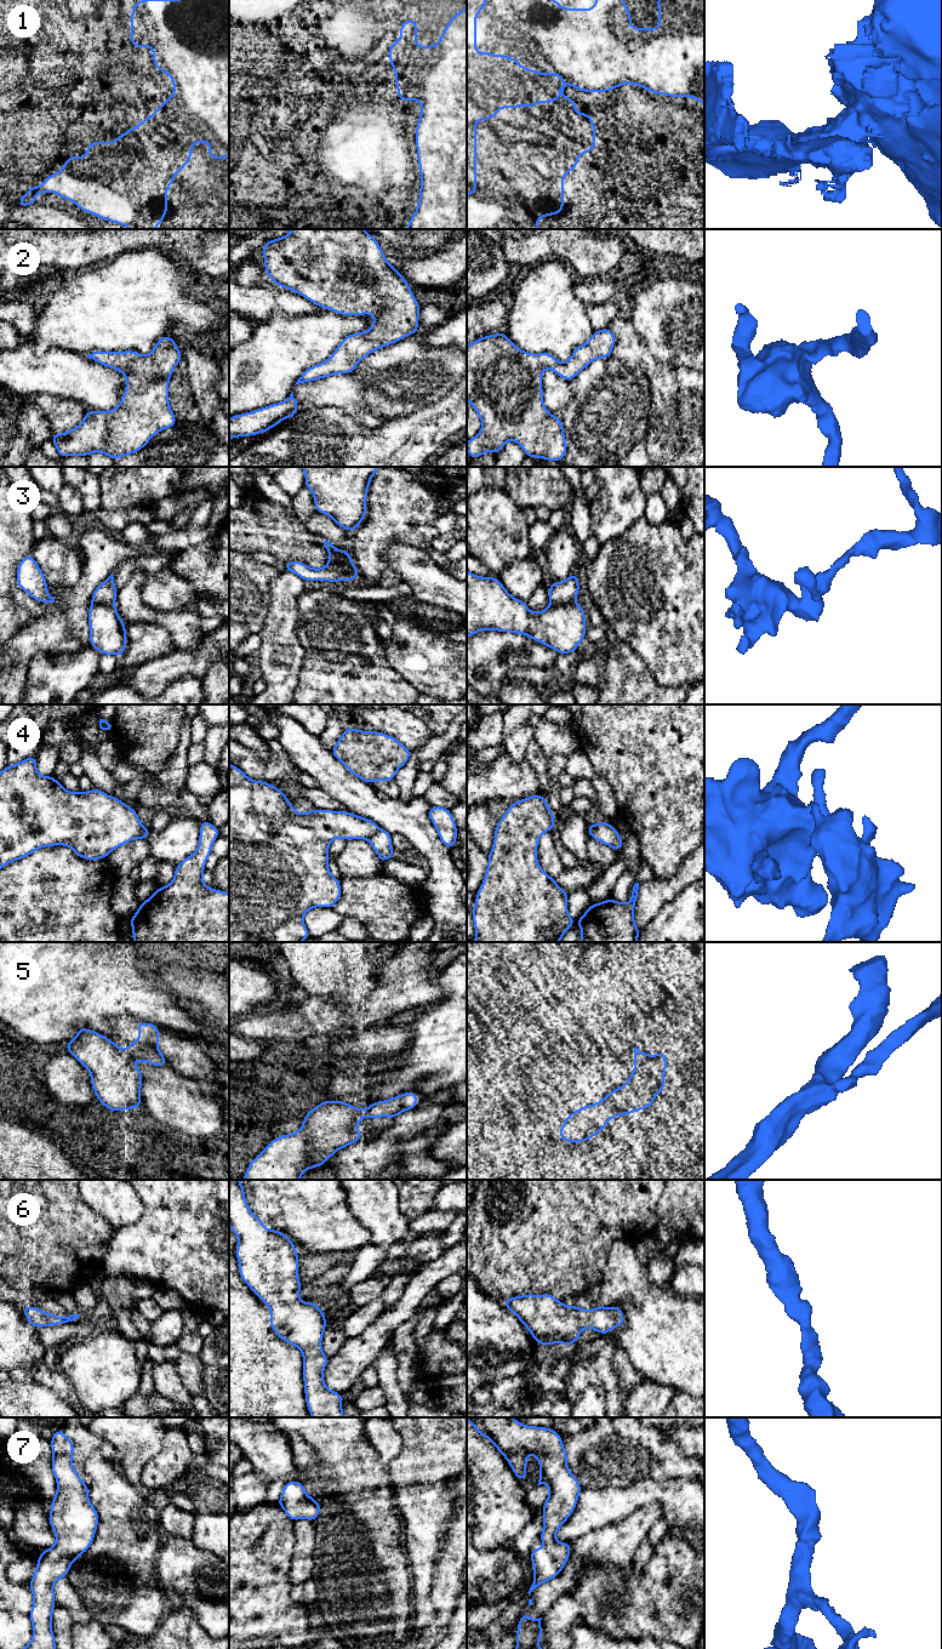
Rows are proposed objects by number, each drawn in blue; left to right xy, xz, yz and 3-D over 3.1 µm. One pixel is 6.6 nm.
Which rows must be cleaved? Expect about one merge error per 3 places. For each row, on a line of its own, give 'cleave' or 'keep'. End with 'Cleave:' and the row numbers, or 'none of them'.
1: cleave
2: keep
3: cleave
4: cleave
5: cleave
6: keep
7: keep
Cleave: 1, 3, 4, 5

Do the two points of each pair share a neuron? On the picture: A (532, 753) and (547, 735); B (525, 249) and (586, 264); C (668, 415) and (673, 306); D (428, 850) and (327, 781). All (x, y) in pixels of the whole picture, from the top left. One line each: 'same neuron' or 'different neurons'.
A: different neurons
B: same neuron
C: different neurons
D: same neuron

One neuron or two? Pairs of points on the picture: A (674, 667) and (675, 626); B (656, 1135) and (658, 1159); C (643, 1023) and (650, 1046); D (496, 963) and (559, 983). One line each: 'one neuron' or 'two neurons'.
A: one neuron
B: one neuron
C: one neuron
D: two neurons

